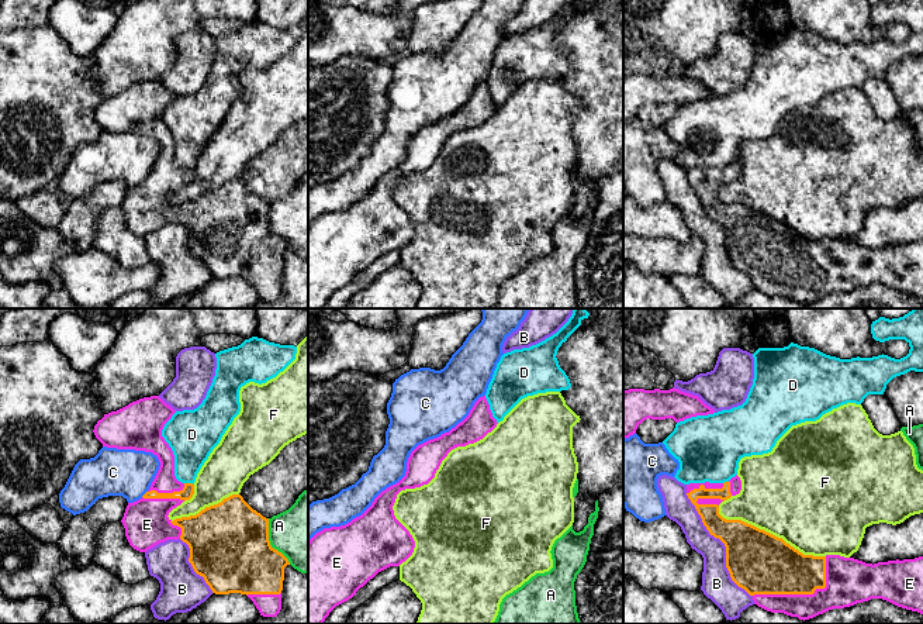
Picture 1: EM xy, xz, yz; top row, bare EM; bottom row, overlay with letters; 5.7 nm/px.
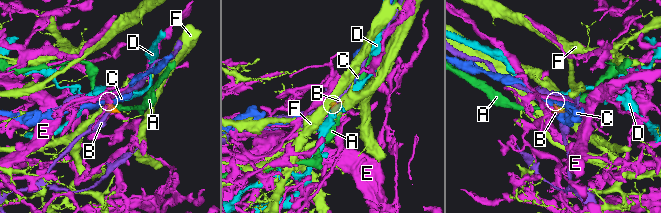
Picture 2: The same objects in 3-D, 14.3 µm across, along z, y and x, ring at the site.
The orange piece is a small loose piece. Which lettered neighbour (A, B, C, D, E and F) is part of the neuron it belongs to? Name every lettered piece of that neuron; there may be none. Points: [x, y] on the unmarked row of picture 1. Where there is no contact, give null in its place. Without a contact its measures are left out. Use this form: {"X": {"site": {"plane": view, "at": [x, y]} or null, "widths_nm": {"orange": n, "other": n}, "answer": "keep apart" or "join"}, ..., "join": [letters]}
{"A": {"site": {"plane": "xy", "at": [269, 227]}, "widths_nm": {"orange": 460, "other": 360}, "answer": "keep apart"}, "B": {"site": {"plane": "yz", "at": [725, 230]}, "widths_nm": {"orange": 360, "other": 180}, "answer": "keep apart"}, "C": {"site": {"plane": "xy", "at": [145, 178]}, "widths_nm": {"orange": 70, "other": 280}, "answer": "keep apart"}, "D": {"site": {"plane": "xy", "at": [189, 168]}, "widths_nm": {"orange": 70, "other": 260}, "answer": "keep apart"}, "E": {"site": {"plane": "yz", "at": [804, 278]}, "widths_nm": {"orange": 320, "other": 240}, "answer": "join"}, "F": {"site": {"plane": "yz", "at": [768, 217]}, "widths_nm": {"orange": 360, "other": 500}, "answer": "keep apart"}, "join": ["E"]}

